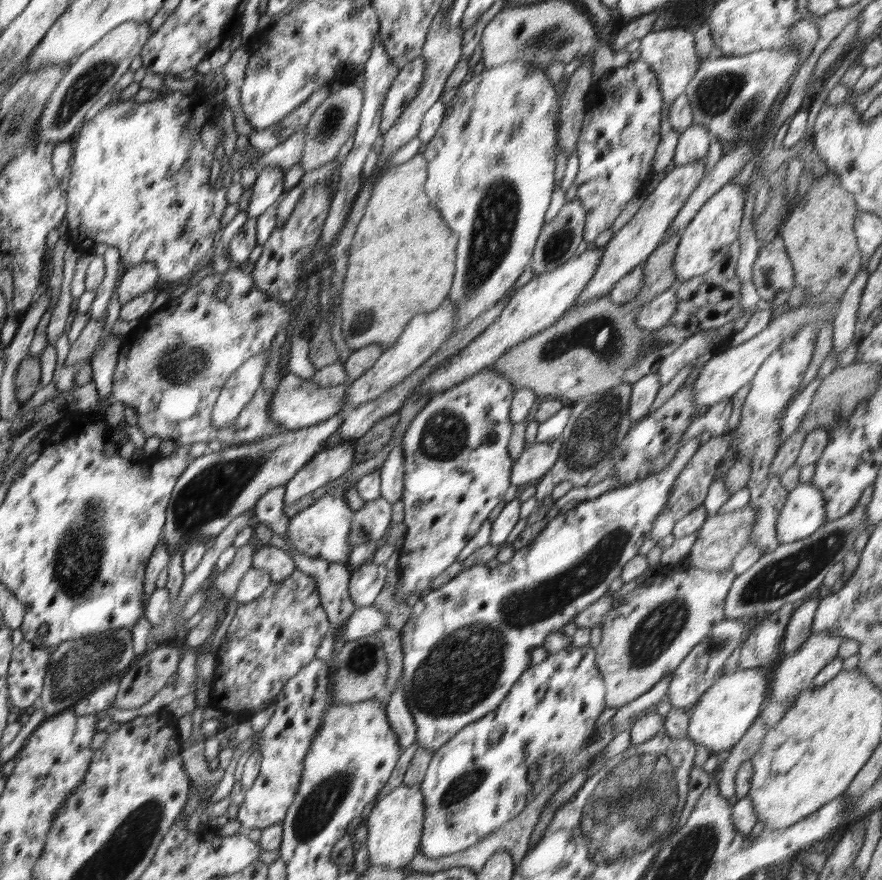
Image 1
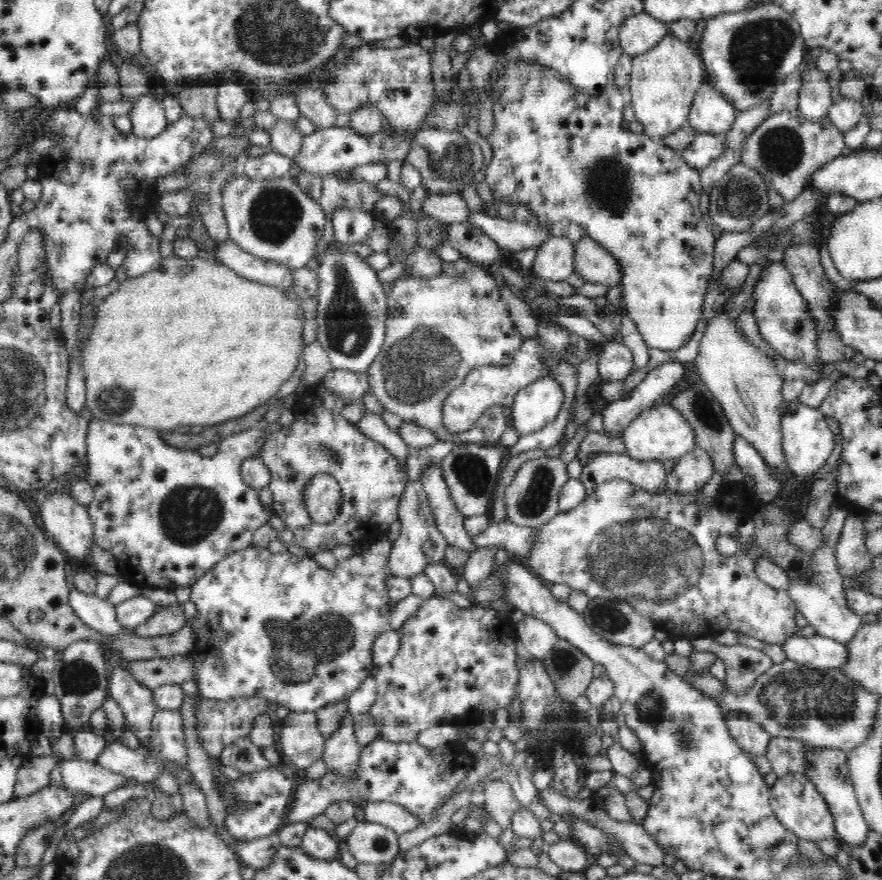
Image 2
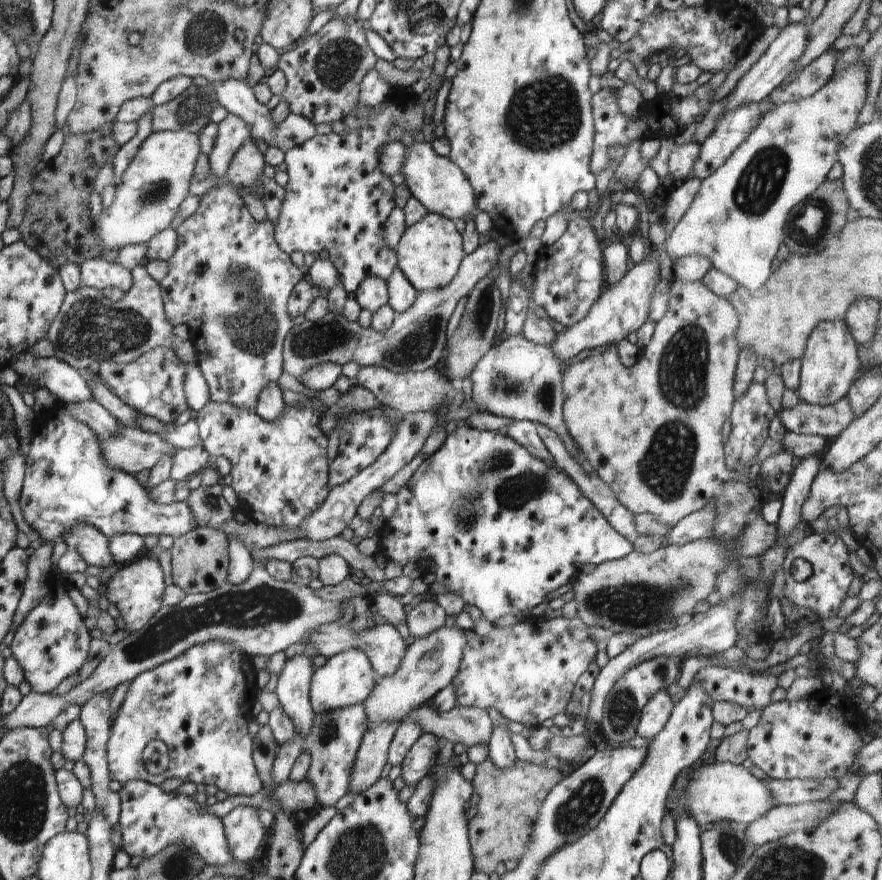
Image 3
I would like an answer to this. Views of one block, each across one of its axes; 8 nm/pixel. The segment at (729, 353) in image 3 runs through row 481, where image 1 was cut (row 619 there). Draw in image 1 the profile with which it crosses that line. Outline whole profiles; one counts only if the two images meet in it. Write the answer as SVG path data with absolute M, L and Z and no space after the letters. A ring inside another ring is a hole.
M688 566L682 574L668 572L664 582L652 580L651 583L638 587L626 596L615 598L614 603L604 615L602 621L602 637L600 644L594 648L596 669L603 679L606 693L607 708L620 709L625 704L638 699L642 694L649 692L664 676L669 676L682 663L682 660L704 639L711 628L726 620L724 600L737 574L729 568L721 571L706 571Z

